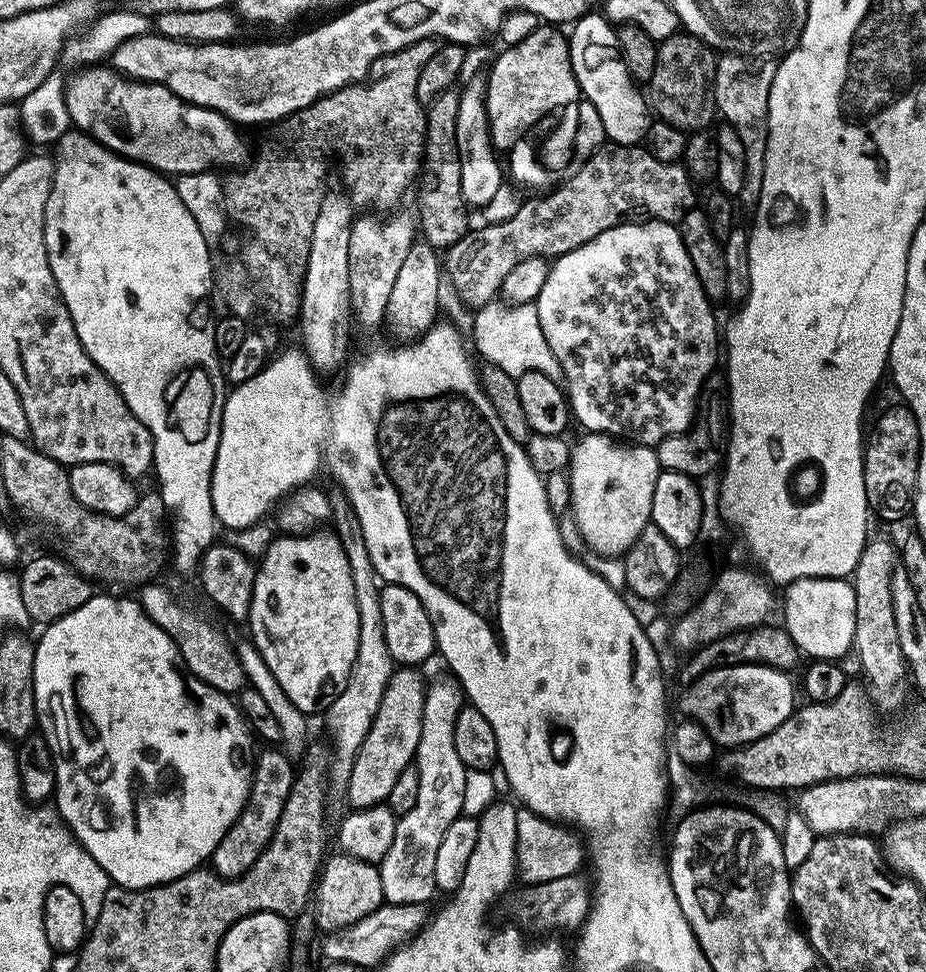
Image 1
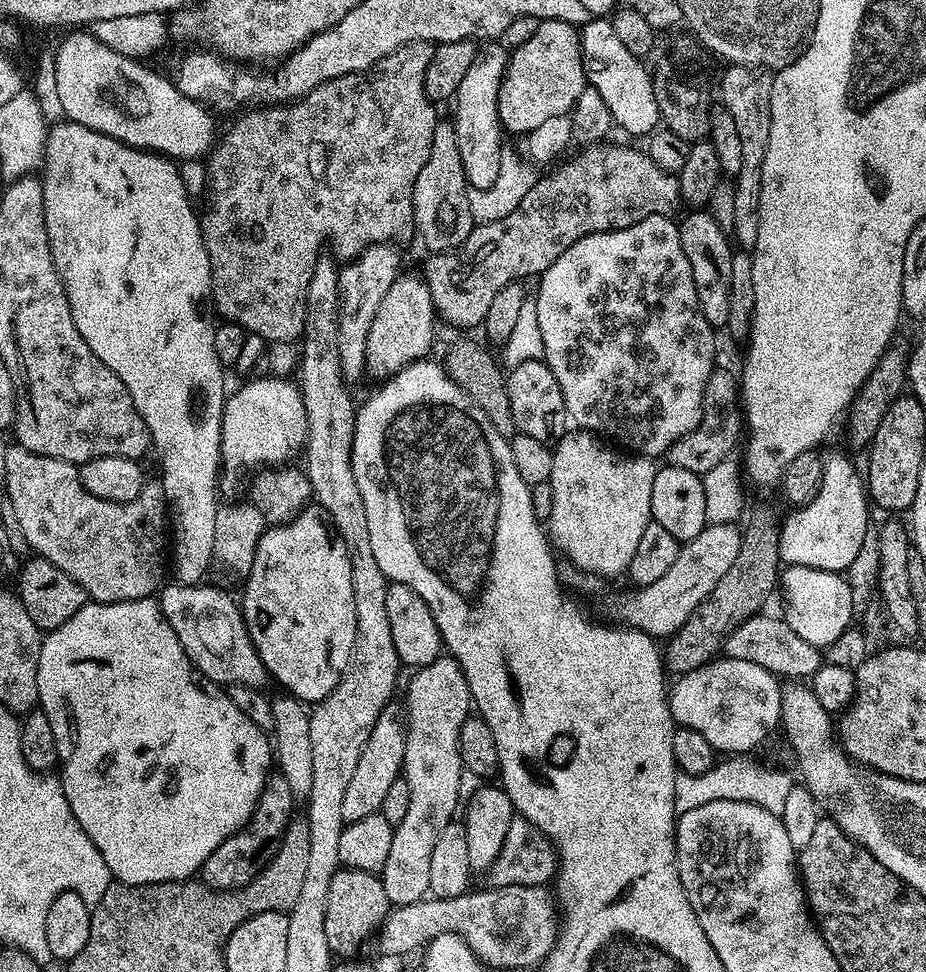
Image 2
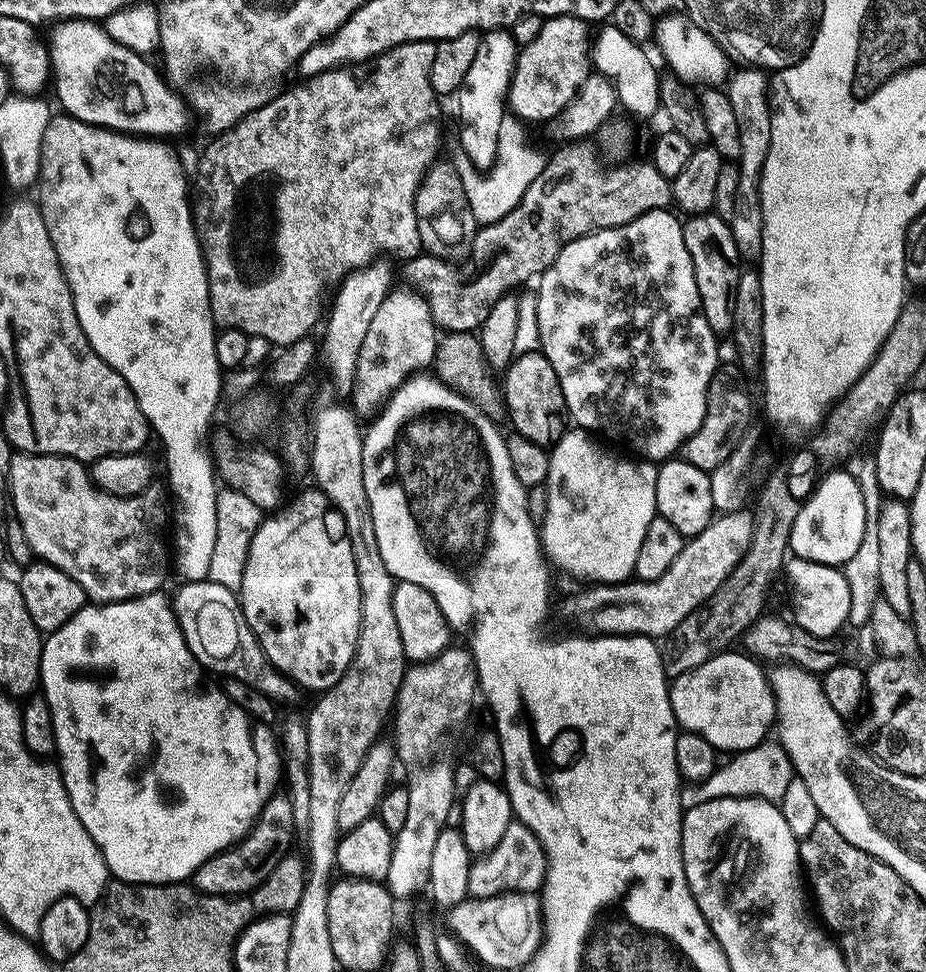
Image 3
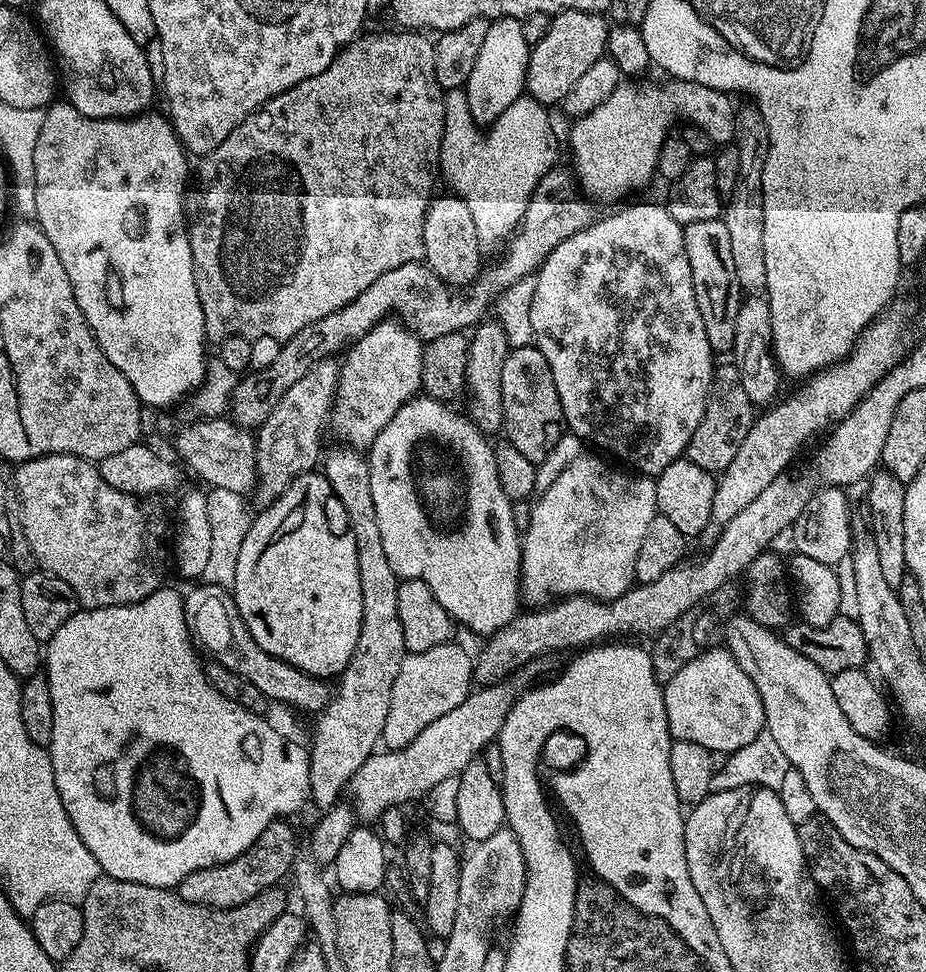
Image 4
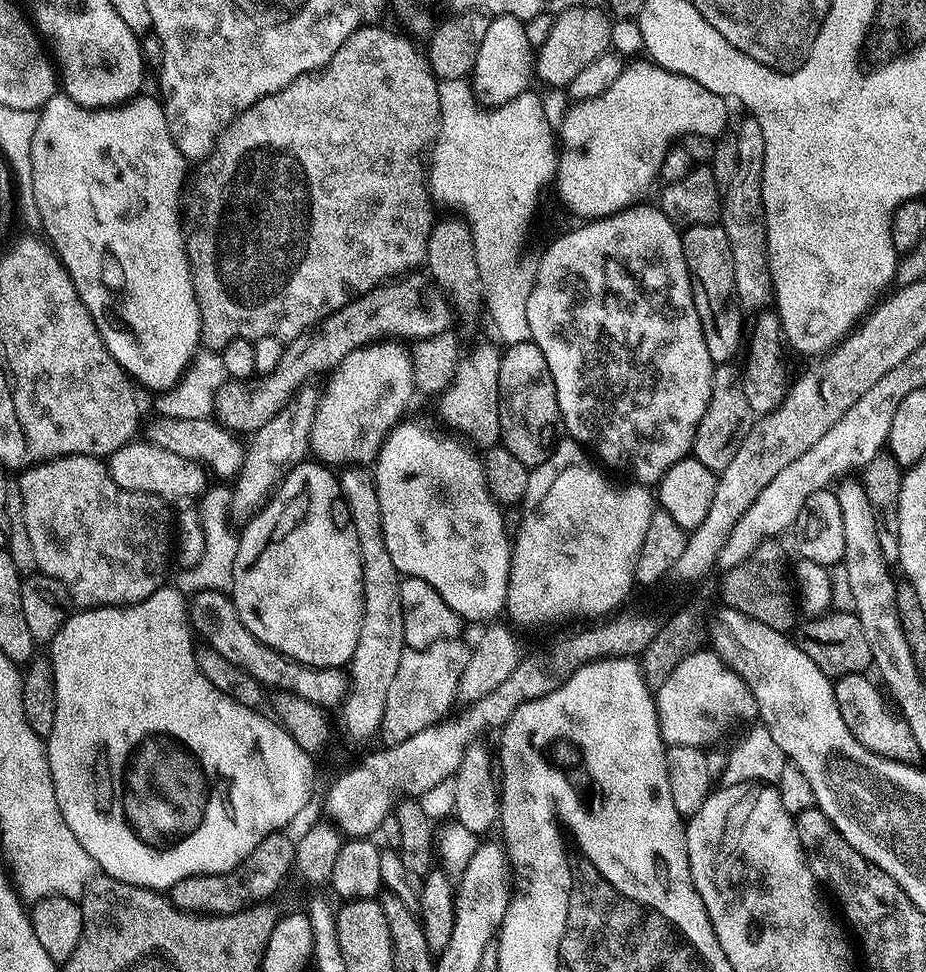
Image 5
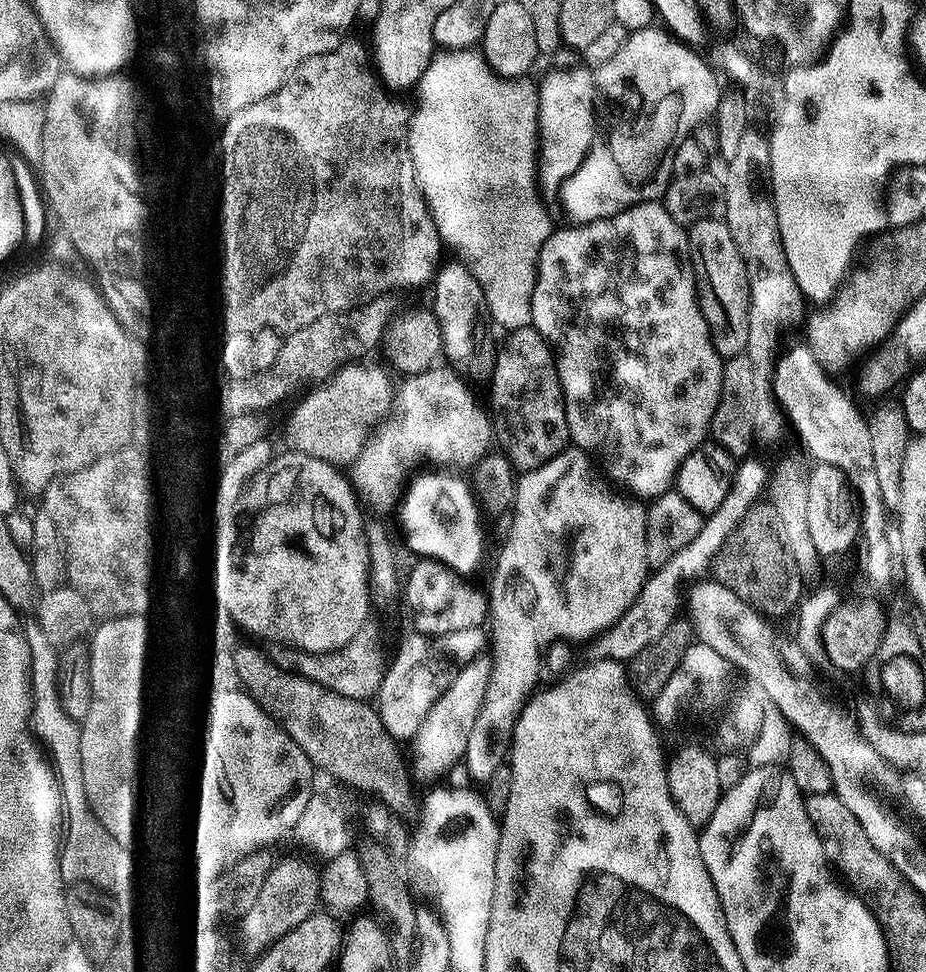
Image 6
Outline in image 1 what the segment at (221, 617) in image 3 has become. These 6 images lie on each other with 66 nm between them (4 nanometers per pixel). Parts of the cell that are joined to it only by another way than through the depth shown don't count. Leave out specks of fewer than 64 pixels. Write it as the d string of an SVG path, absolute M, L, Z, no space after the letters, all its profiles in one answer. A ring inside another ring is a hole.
M160 582L145 584L139 589L138 599L140 605L146 610L146 614L178 646L180 657L184 660L184 666L202 682L214 686L214 690L229 694L239 693L245 687L246 677L242 668L242 662L237 656L233 641L224 637L220 628L215 628L204 616L191 612L174 593L168 588L163 588Z

